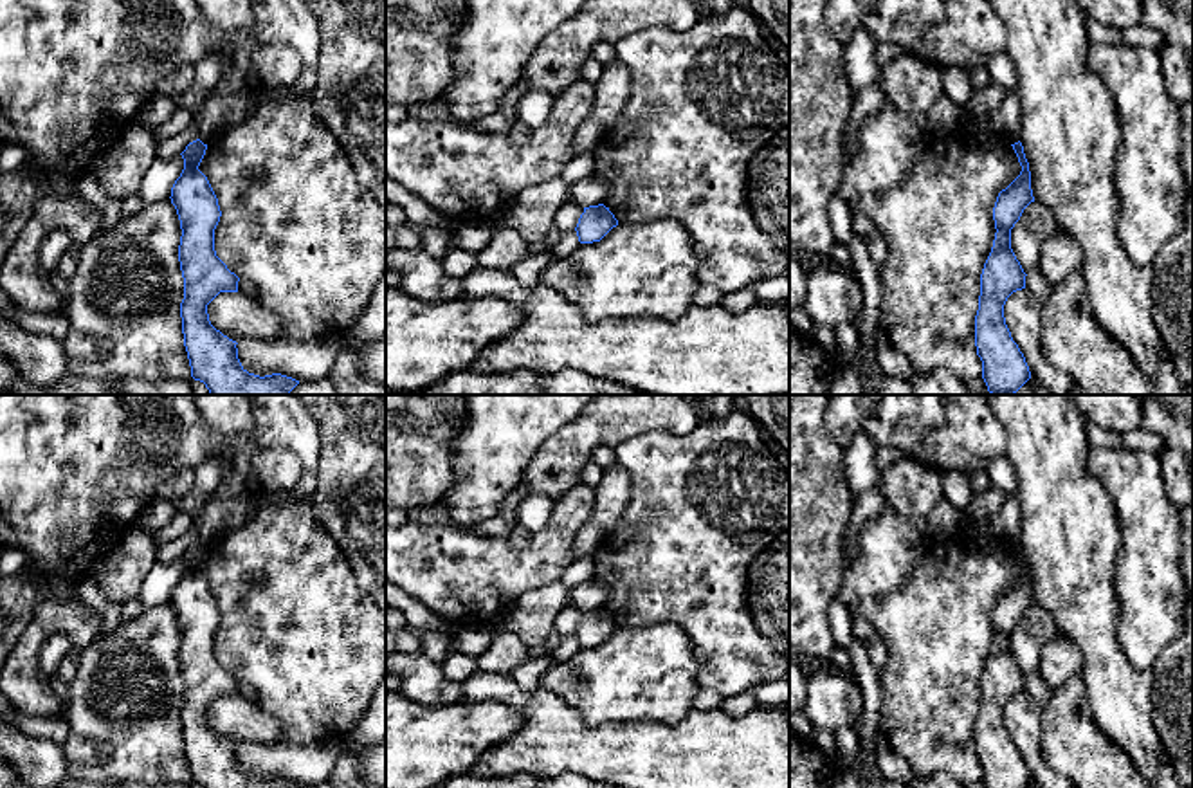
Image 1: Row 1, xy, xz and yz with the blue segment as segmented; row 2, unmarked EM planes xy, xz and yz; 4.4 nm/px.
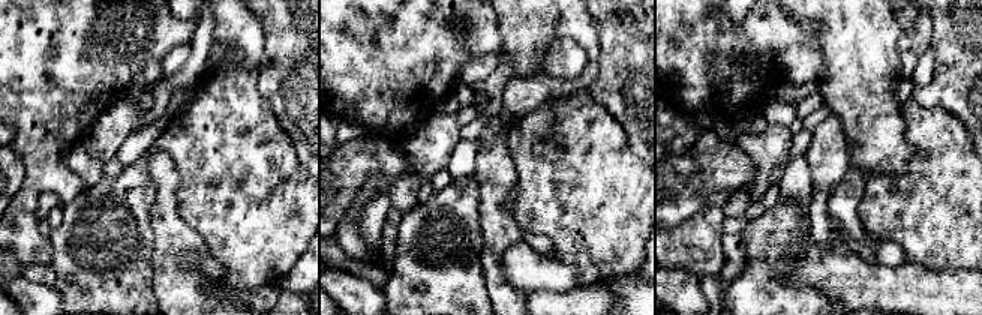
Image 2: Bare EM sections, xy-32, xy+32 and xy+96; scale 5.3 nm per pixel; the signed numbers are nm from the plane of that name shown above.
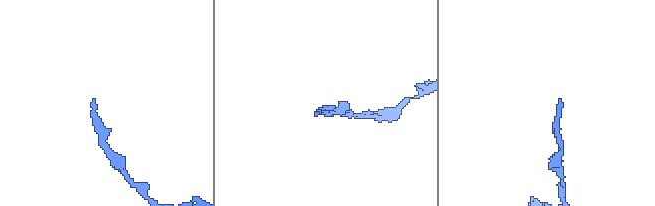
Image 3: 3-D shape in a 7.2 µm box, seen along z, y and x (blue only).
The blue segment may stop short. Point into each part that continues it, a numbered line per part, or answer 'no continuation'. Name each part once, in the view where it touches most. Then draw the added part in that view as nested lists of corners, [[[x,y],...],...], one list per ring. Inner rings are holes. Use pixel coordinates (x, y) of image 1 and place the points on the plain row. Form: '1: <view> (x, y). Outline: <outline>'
no continuation

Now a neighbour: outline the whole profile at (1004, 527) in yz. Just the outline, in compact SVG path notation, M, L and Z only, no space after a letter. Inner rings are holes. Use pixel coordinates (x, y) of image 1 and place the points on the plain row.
M1007 496L1000 512L989 521L995 541L1015 548L1020 545L1020 507L1016 496Z

